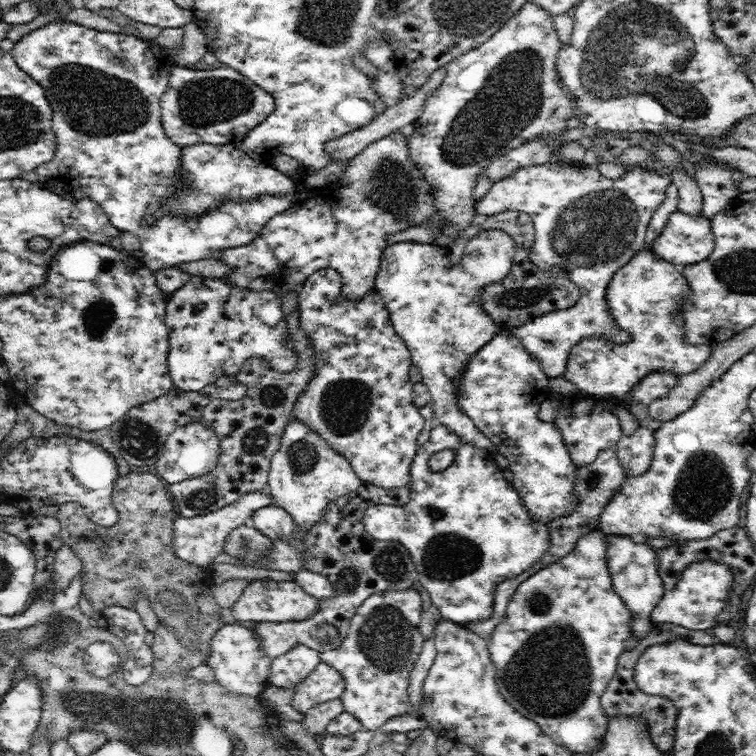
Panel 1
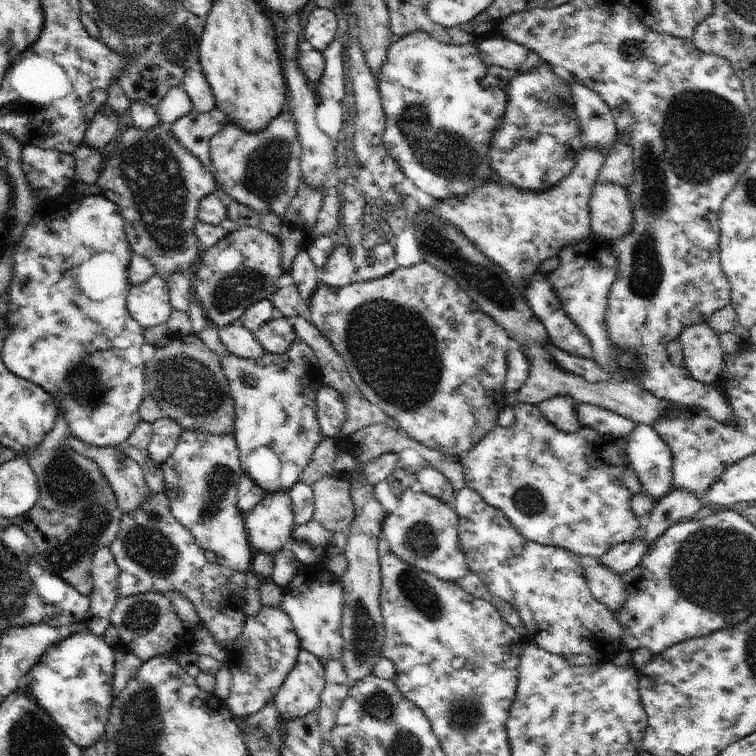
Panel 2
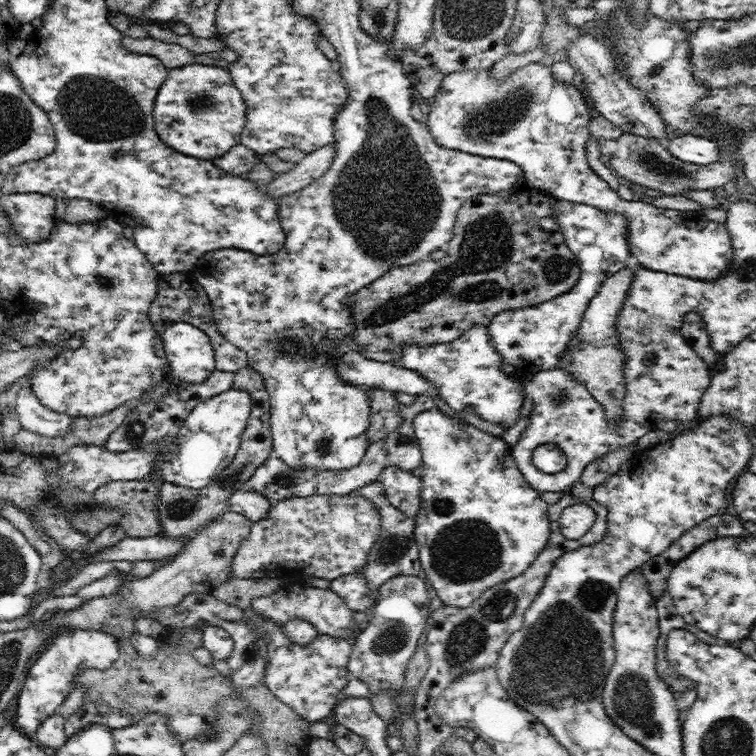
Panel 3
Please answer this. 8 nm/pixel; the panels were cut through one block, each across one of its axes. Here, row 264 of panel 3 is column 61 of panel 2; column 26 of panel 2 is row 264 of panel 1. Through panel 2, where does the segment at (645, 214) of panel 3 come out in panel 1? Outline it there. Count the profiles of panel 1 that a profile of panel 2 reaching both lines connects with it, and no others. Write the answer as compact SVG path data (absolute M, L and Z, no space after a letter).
M676 210L670 214L662 234L648 247L682 272L687 264L696 264L712 254L714 235L710 219Z

